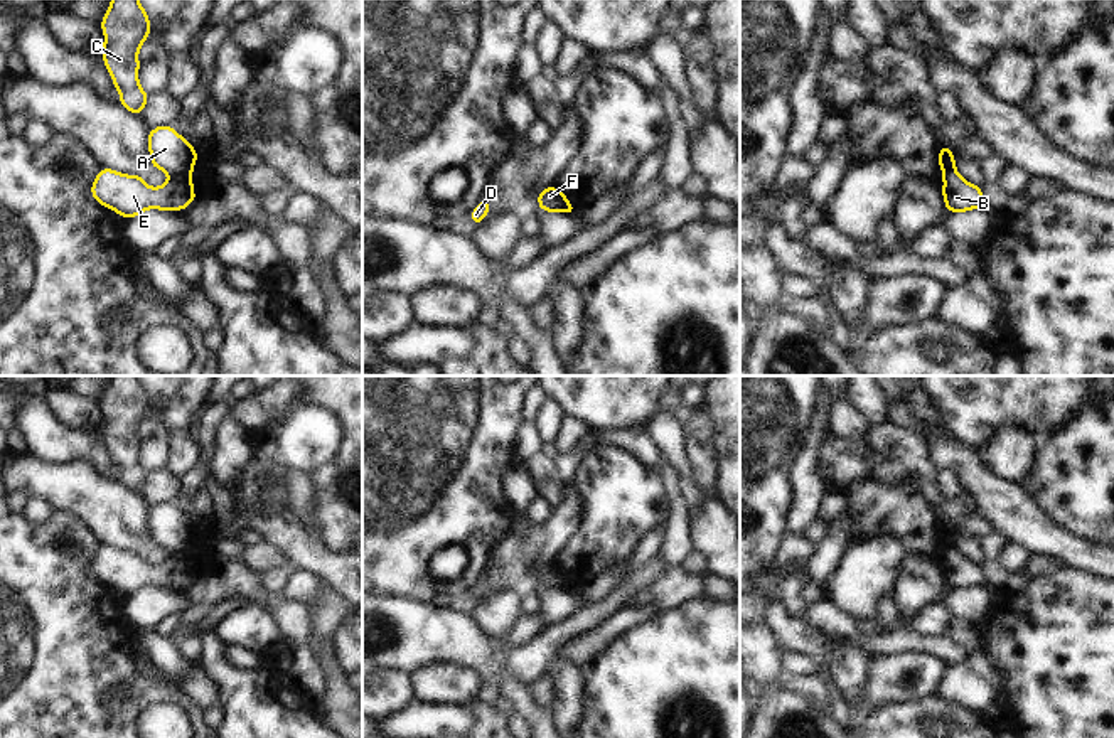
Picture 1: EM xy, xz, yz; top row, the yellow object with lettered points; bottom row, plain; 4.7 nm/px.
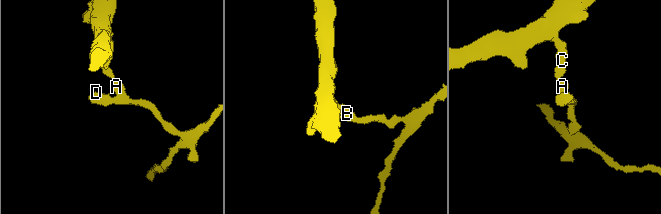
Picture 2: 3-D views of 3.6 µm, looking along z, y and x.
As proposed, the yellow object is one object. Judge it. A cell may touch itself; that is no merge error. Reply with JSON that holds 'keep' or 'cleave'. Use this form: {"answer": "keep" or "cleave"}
{"answer": "cleave"}

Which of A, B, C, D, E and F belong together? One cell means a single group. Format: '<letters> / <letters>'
A C F / B D E

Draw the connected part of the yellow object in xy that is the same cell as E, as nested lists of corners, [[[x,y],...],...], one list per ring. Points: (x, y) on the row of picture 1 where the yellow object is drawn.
[[[101,168],[91,185],[91,195],[126,219],[133,219],[147,209],[182,211],[199,199],[194,194],[192,175],[190,168],[153,189],[143,182],[142,175]]]

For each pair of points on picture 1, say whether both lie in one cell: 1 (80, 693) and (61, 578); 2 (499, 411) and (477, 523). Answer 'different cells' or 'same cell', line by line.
1: same cell
2: same cell

